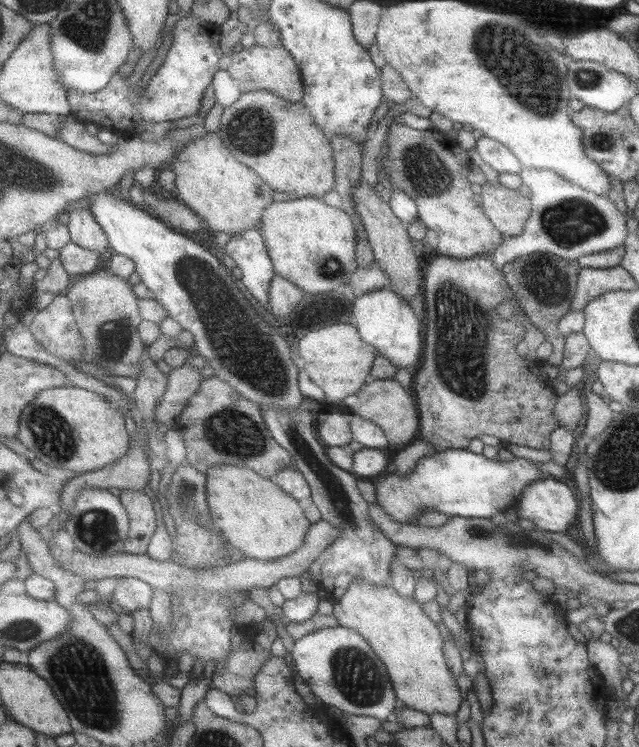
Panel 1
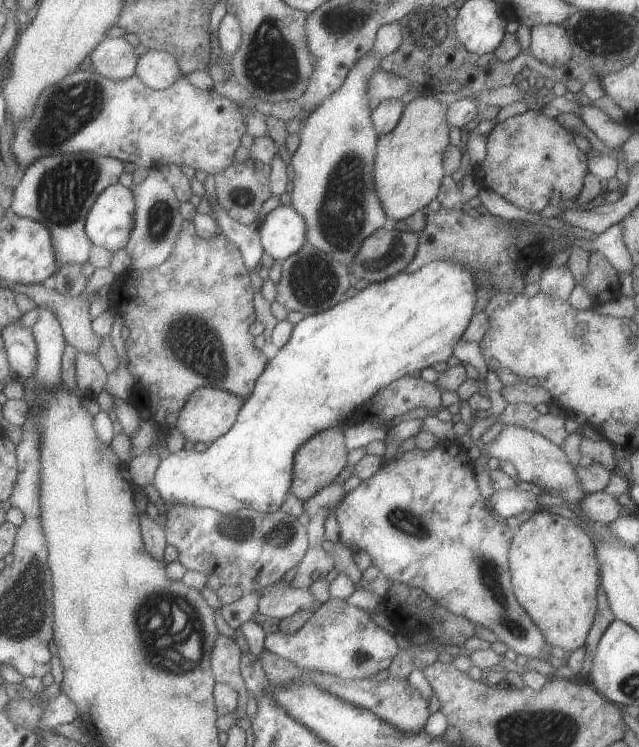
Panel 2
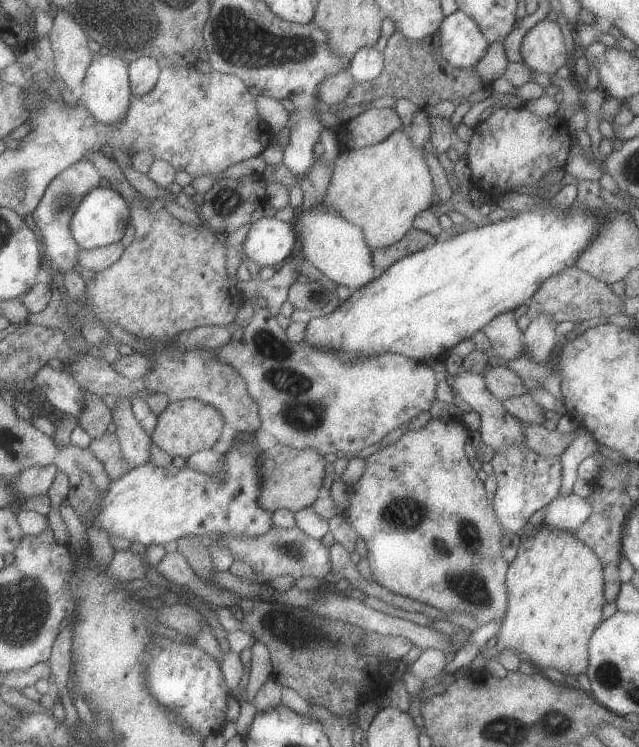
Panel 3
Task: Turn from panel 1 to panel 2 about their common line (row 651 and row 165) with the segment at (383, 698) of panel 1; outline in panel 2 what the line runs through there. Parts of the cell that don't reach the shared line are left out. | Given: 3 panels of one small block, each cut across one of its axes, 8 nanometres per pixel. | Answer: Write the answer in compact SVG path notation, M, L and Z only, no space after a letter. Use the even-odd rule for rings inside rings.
M365 54L355 62L347 74L343 85L331 94L329 98L315 112L308 116L299 134L301 144L292 158L294 168L294 187L290 194L291 203L299 214L307 220L307 240L317 250L325 251L325 254L334 256L343 266L351 265L355 252L359 249L363 240L370 236L379 227L388 227L387 214L379 202L379 196L375 192L374 164L376 145L378 142L374 123L369 120L369 108L367 108L367 80L379 66L381 58L375 54Z

